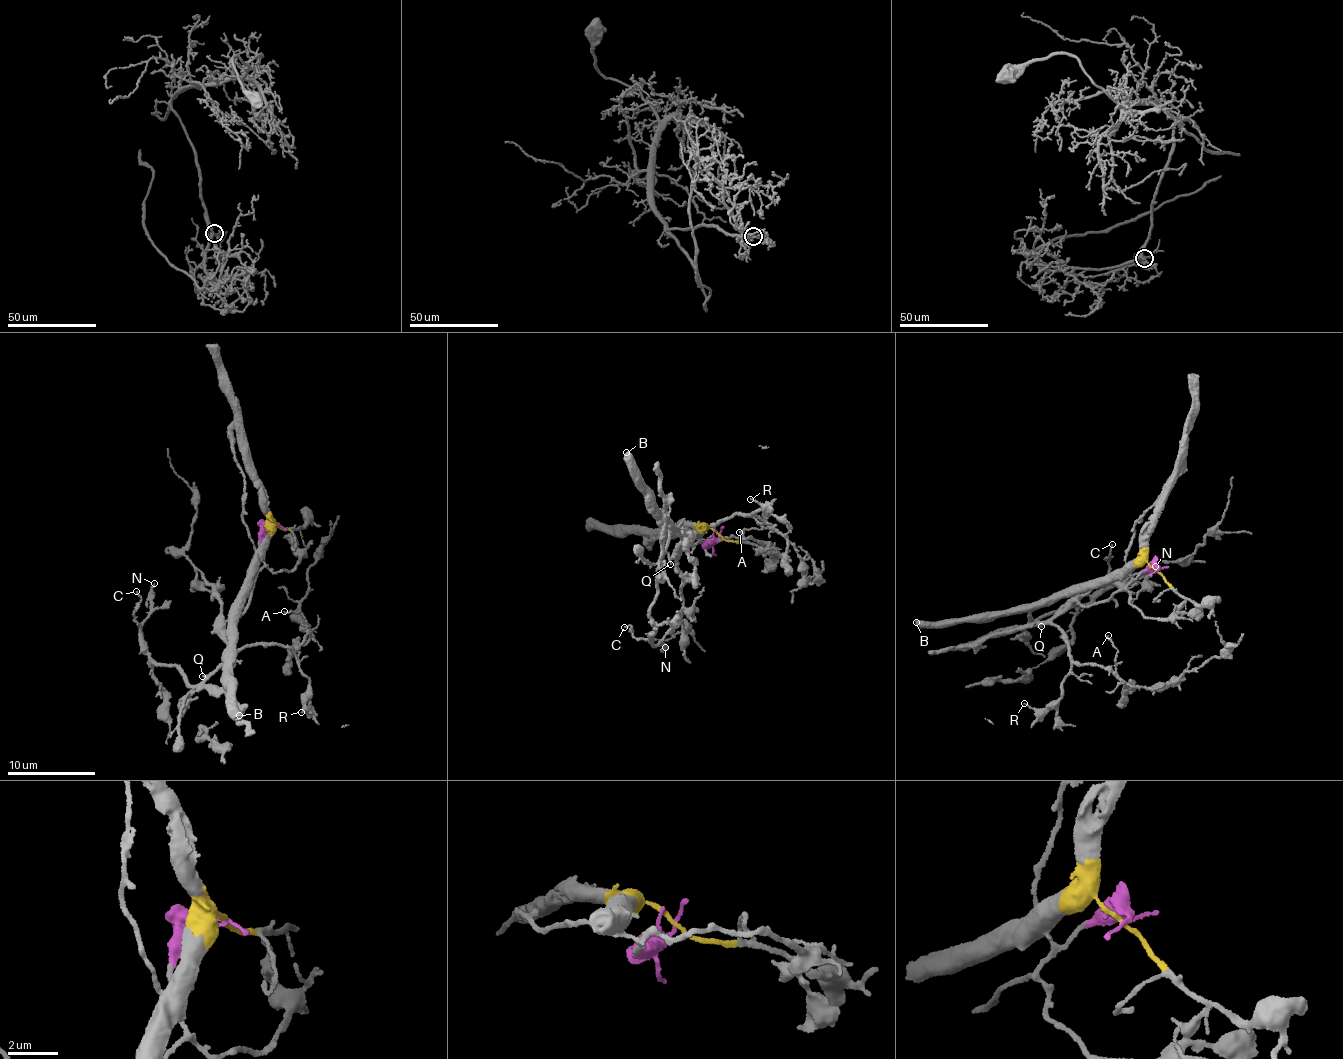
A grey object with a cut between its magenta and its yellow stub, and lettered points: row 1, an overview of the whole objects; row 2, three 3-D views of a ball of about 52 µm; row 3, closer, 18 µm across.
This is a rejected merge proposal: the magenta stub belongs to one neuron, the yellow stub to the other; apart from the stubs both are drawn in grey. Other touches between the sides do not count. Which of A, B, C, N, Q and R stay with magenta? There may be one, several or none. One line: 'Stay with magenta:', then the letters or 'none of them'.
Stay with magenta: A, R

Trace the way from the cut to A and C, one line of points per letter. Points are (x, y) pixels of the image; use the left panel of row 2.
A: (276, 525), (262, 534), (248, 605), (226, 622), (235, 647), (300, 648), (308, 626), (283, 612)
C: (277, 526), (267, 524), (245, 580), (226, 663), (207, 679), (189, 684), (172, 663), (146, 655), (135, 591)

